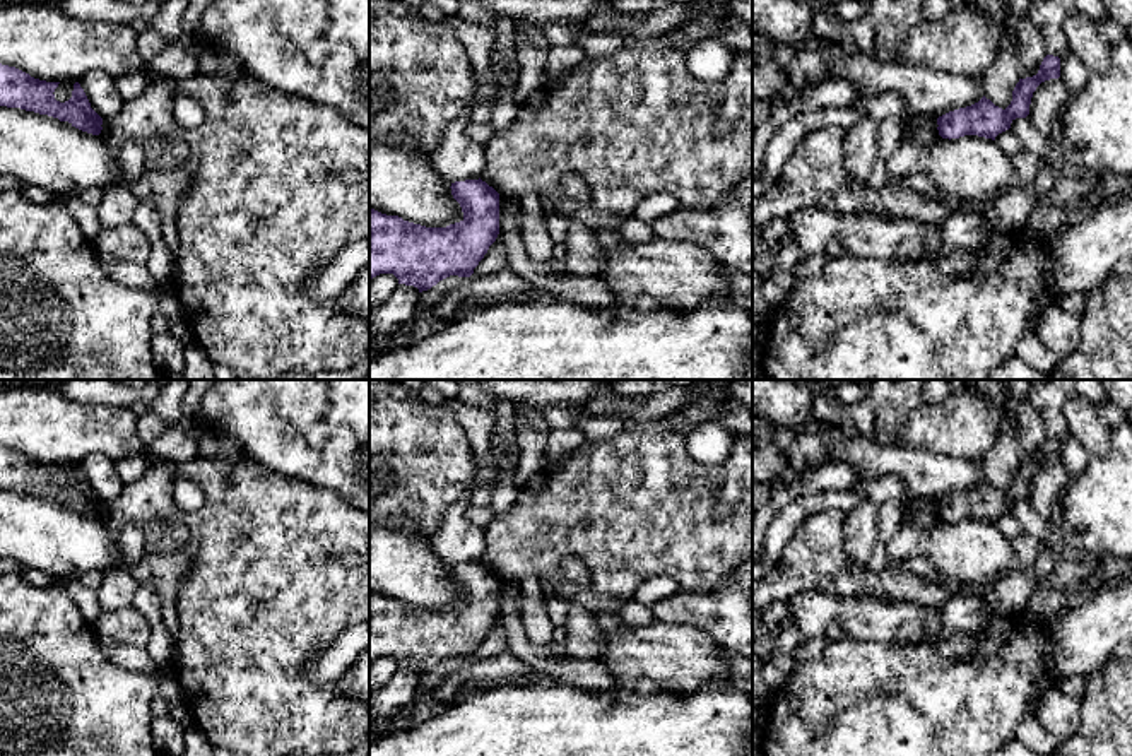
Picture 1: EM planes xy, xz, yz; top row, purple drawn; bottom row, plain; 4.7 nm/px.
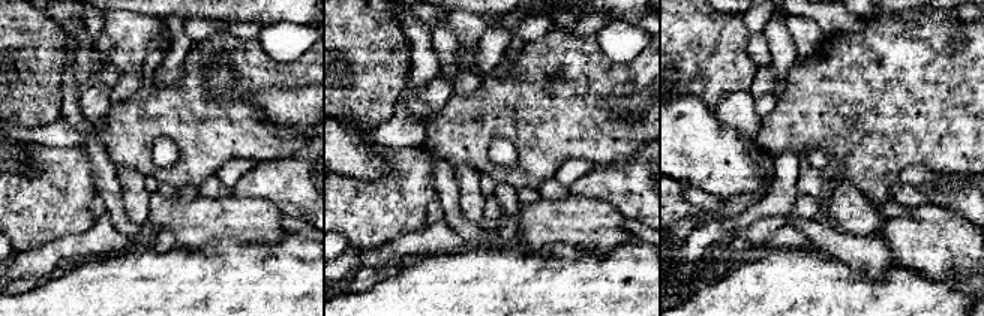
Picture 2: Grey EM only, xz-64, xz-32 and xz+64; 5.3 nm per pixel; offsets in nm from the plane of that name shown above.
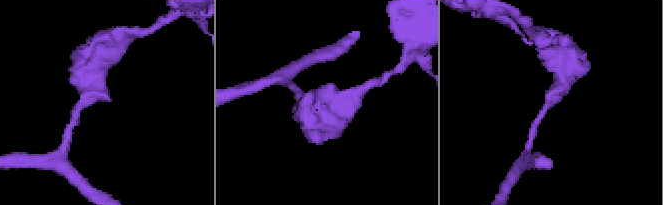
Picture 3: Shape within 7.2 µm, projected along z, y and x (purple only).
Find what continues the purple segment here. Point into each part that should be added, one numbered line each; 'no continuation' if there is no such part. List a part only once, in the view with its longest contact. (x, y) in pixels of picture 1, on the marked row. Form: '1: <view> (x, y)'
no continuation

